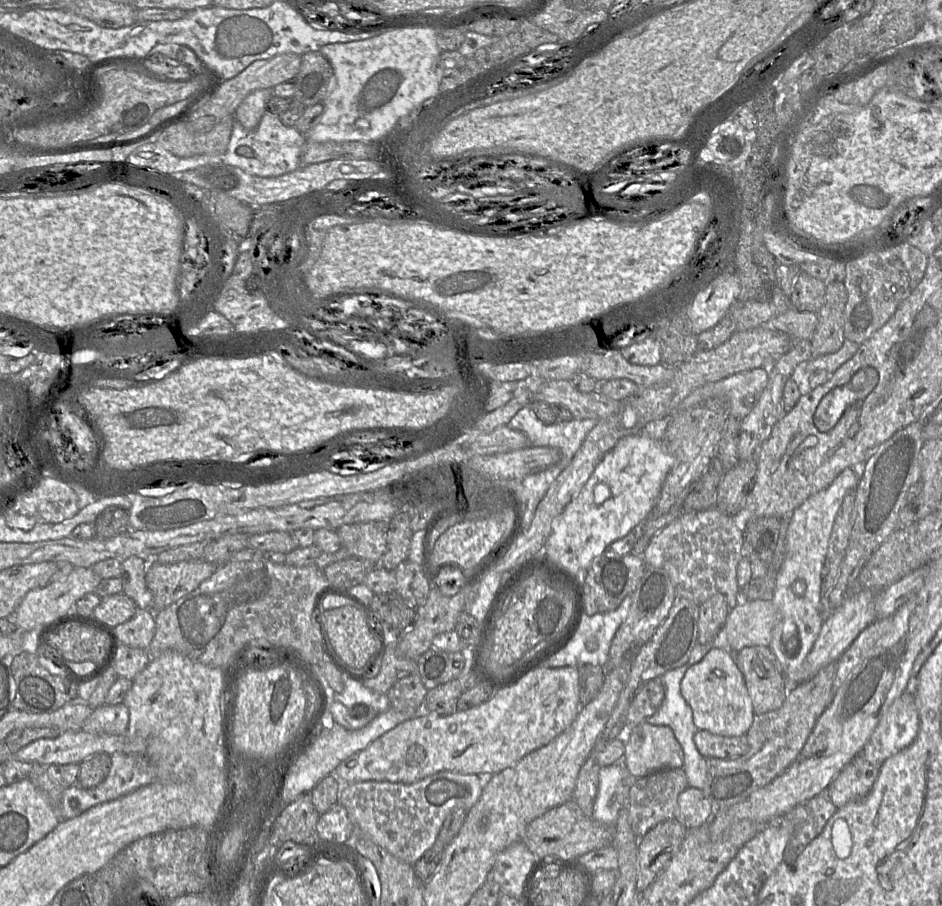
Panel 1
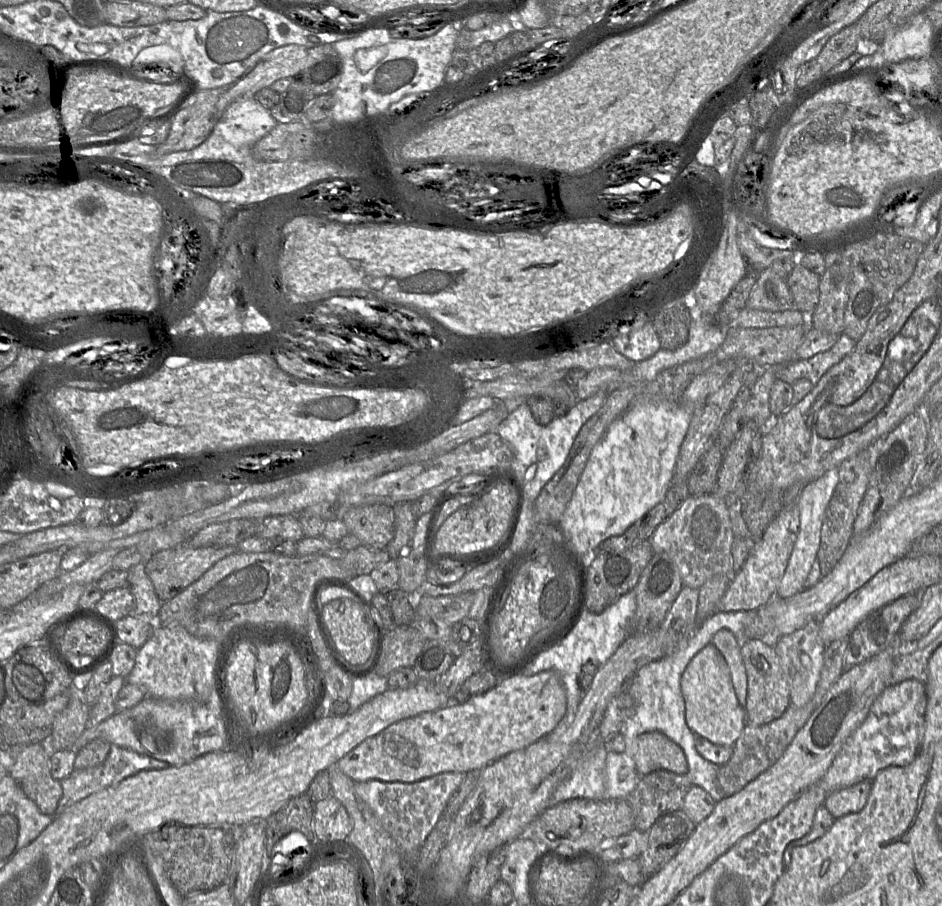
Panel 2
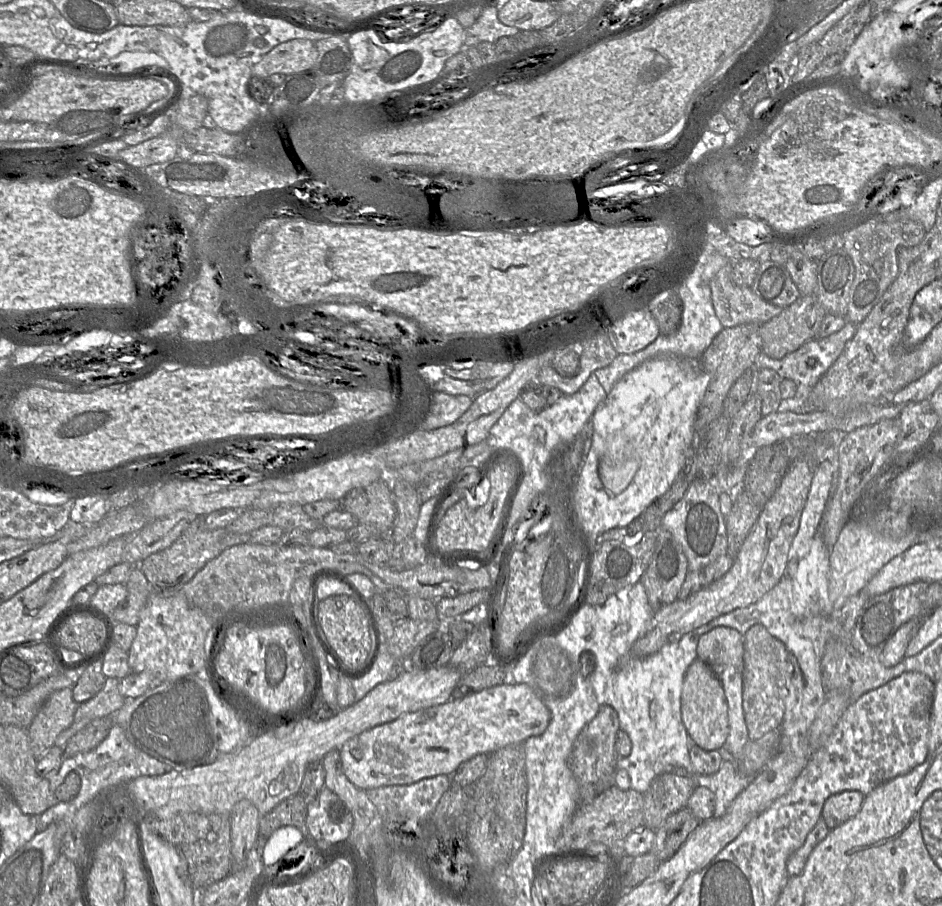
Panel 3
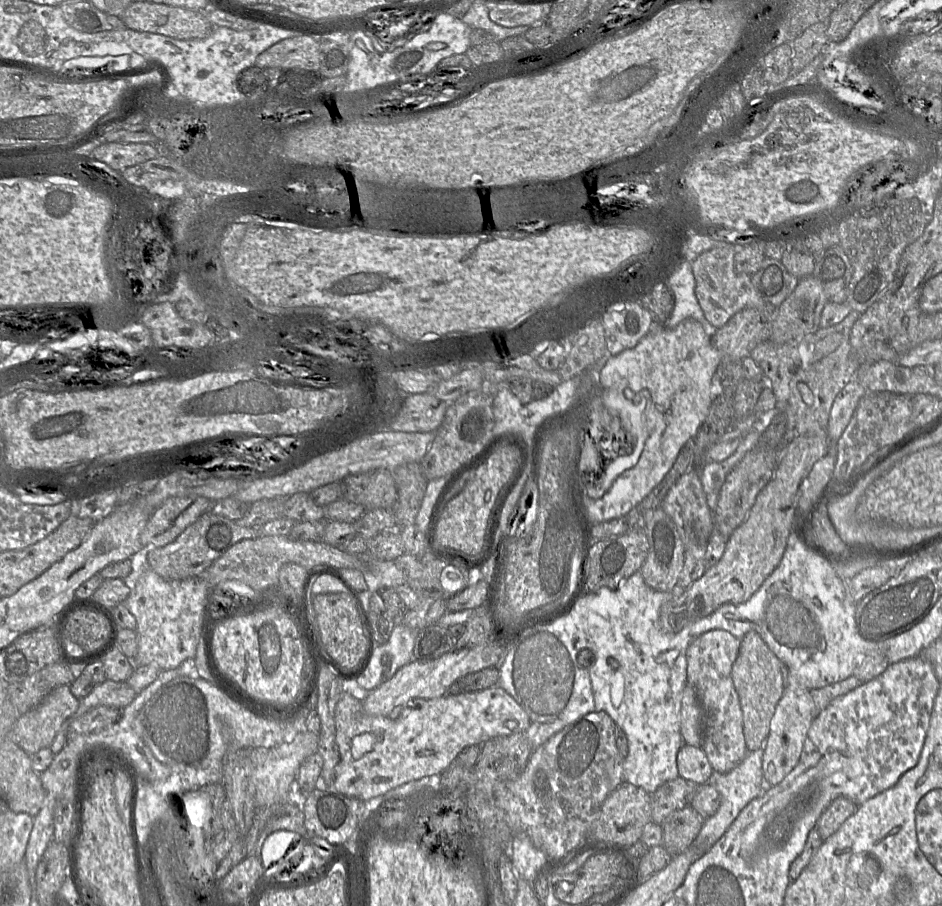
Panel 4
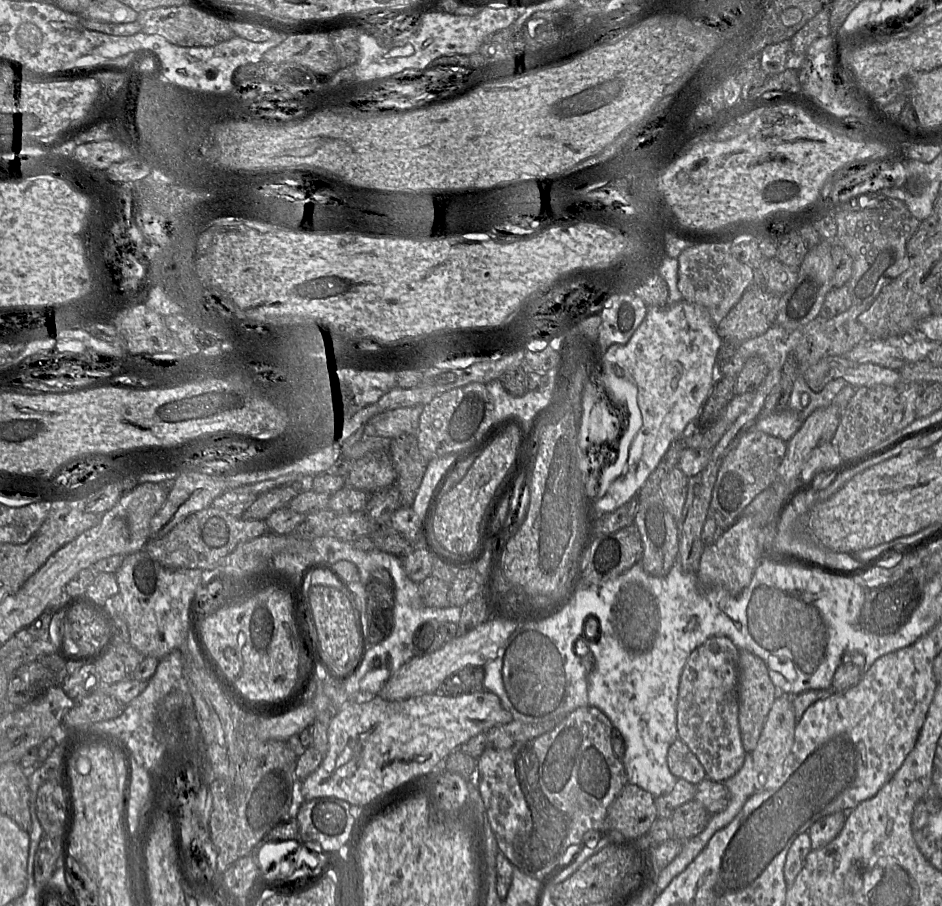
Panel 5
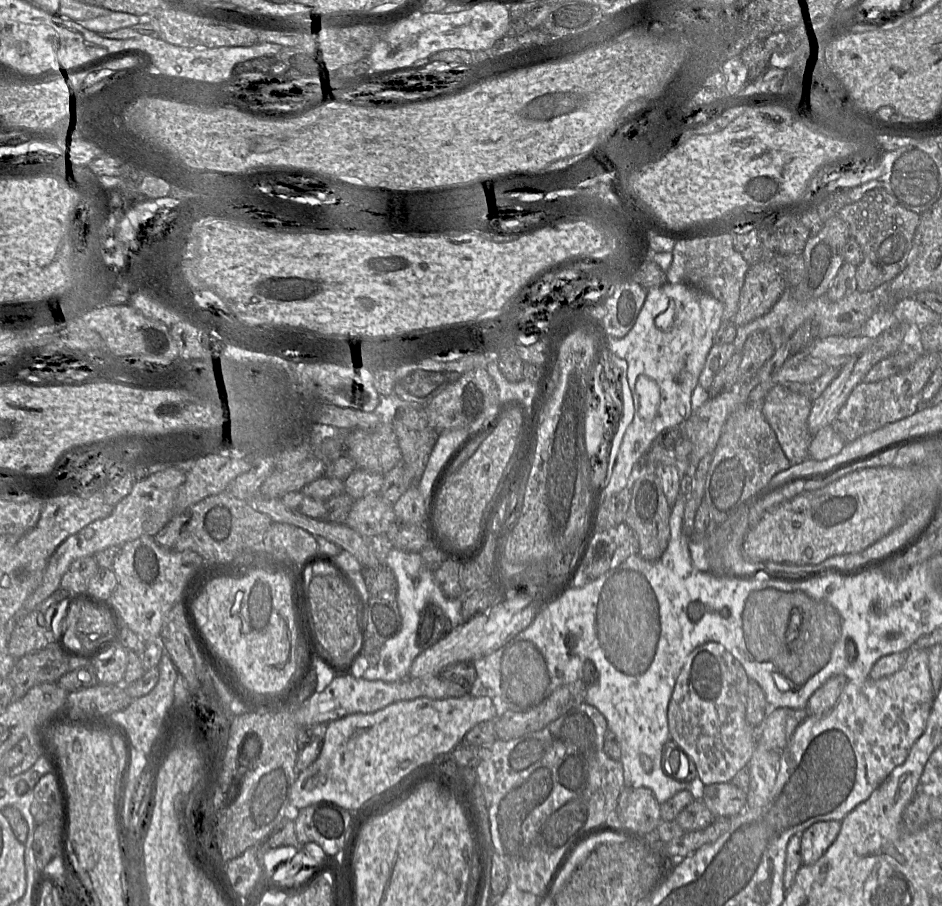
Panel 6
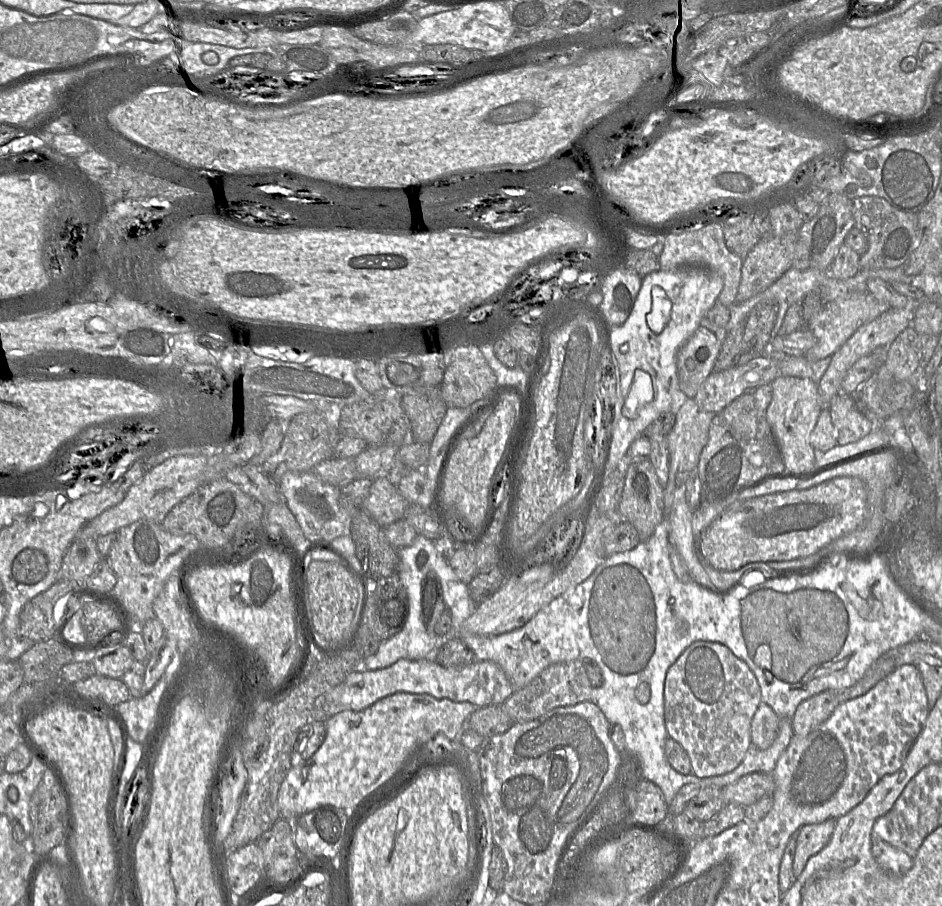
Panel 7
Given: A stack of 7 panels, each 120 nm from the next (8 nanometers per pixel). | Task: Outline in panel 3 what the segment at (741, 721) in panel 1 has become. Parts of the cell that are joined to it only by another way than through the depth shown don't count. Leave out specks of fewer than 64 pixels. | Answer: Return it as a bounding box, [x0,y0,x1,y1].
[681,658,729,751]

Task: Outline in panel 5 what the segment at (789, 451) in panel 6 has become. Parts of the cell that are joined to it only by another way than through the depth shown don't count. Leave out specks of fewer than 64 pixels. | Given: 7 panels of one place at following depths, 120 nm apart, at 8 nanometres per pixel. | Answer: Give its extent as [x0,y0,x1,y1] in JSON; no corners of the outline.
[755,408,803,443]

